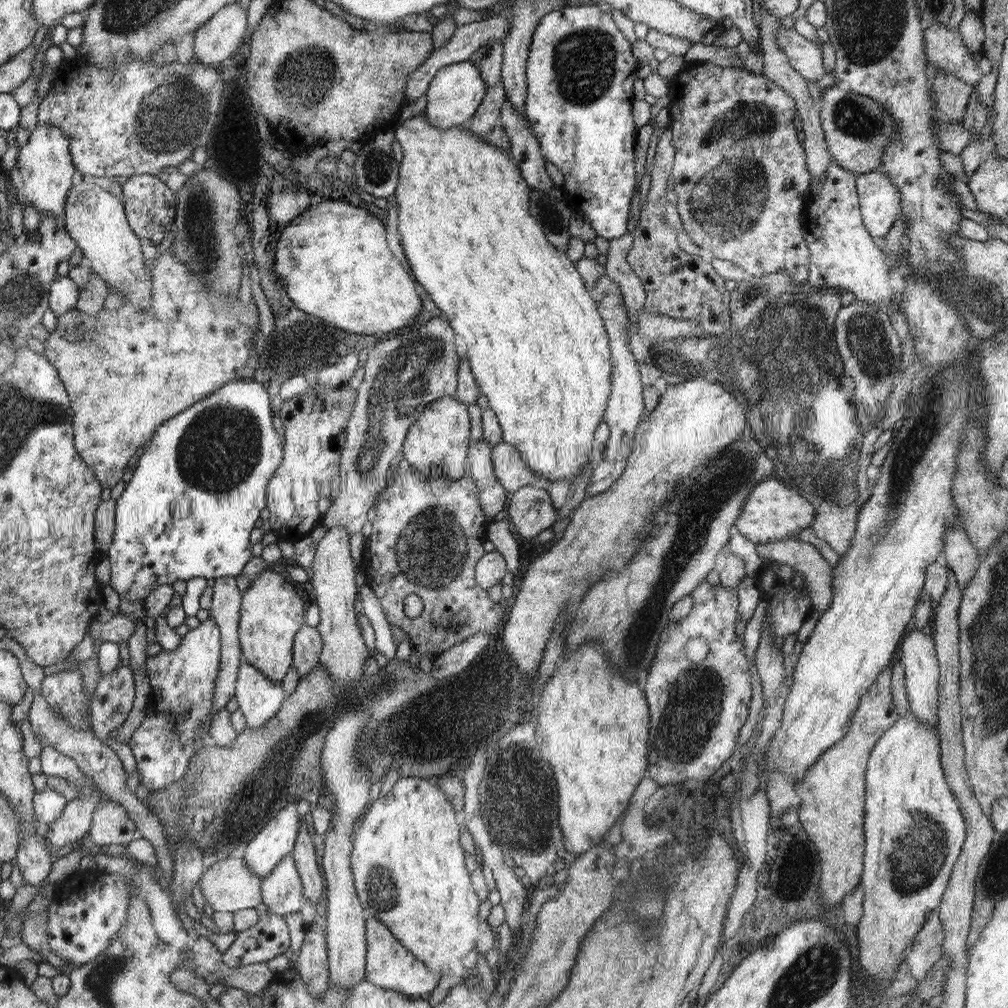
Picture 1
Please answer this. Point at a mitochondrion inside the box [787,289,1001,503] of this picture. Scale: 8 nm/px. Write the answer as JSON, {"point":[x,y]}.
{"point":[869,342]}

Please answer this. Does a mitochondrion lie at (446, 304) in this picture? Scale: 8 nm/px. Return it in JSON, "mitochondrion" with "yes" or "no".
{"mitochondrion":"no"}

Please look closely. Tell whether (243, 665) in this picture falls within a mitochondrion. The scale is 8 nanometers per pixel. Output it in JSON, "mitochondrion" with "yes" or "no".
{"mitochondrion":"no"}

